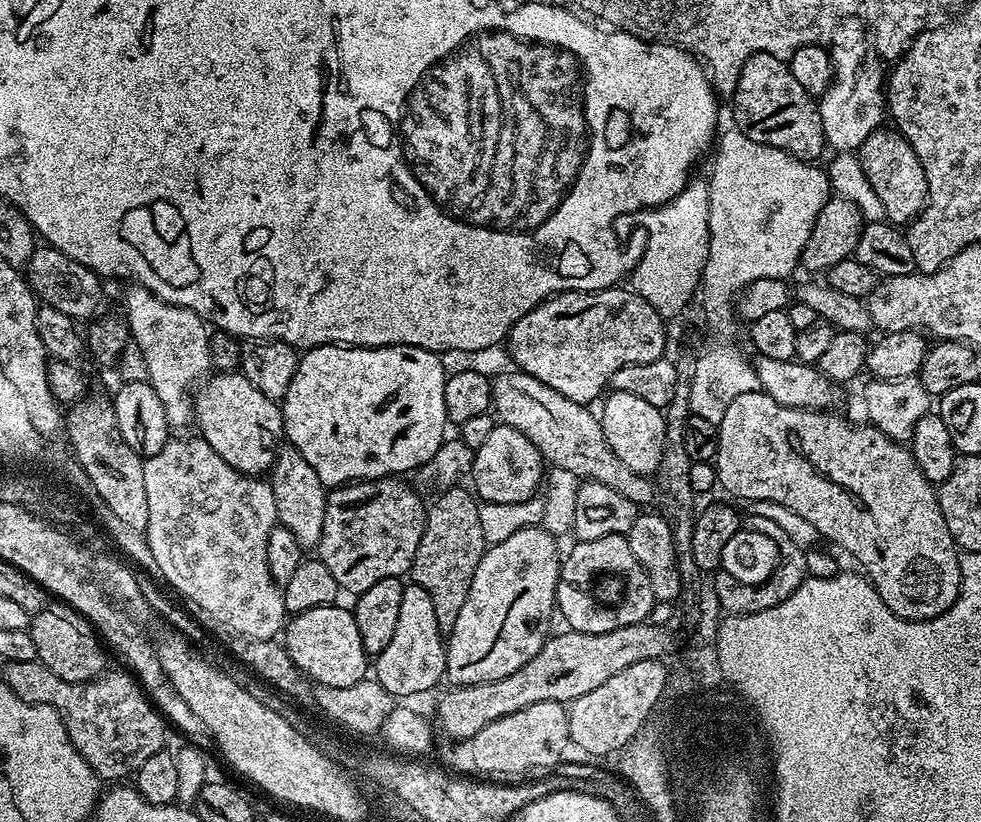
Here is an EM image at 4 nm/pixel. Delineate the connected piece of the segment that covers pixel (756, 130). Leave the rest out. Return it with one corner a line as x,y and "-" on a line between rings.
759,52
746,58
730,103
732,116
736,119
734,126
746,134
746,138
754,138
754,142
774,146
809,162
819,161
819,156
826,152
817,101
795,80
789,65
781,57

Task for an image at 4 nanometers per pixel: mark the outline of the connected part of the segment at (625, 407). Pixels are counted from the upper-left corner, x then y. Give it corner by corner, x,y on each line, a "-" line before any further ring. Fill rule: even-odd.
609,391
599,405
600,425
606,434
606,442
610,442
610,450
630,466
639,476
651,477
659,470
659,463
665,446
664,413
659,408
650,406
646,398
638,398
638,394

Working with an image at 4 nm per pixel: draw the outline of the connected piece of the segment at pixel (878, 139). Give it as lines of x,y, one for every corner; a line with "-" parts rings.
878,130
870,134
866,142
862,142
858,150
860,165
870,186
874,187
874,194
878,195
878,200
882,203
885,221
897,226
907,226
924,209
928,200
926,174
908,139
900,135
899,131
884,131

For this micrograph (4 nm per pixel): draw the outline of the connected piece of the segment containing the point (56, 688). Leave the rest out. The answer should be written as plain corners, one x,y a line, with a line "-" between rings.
37,659
30,662
7,662
3,667
2,679
6,682
6,686
10,686
10,690
14,690
14,694
18,694
18,698
22,698
22,702
48,704
60,715
70,742
78,750
78,754
82,754
84,761
95,770
101,781
123,781
120,779
123,776
131,777
136,769
142,766
142,762
146,762
146,758
165,751
166,721
142,691
141,685
127,671
124,673
108,670
97,676
95,680
83,680
79,684
58,678
54,670
50,670

